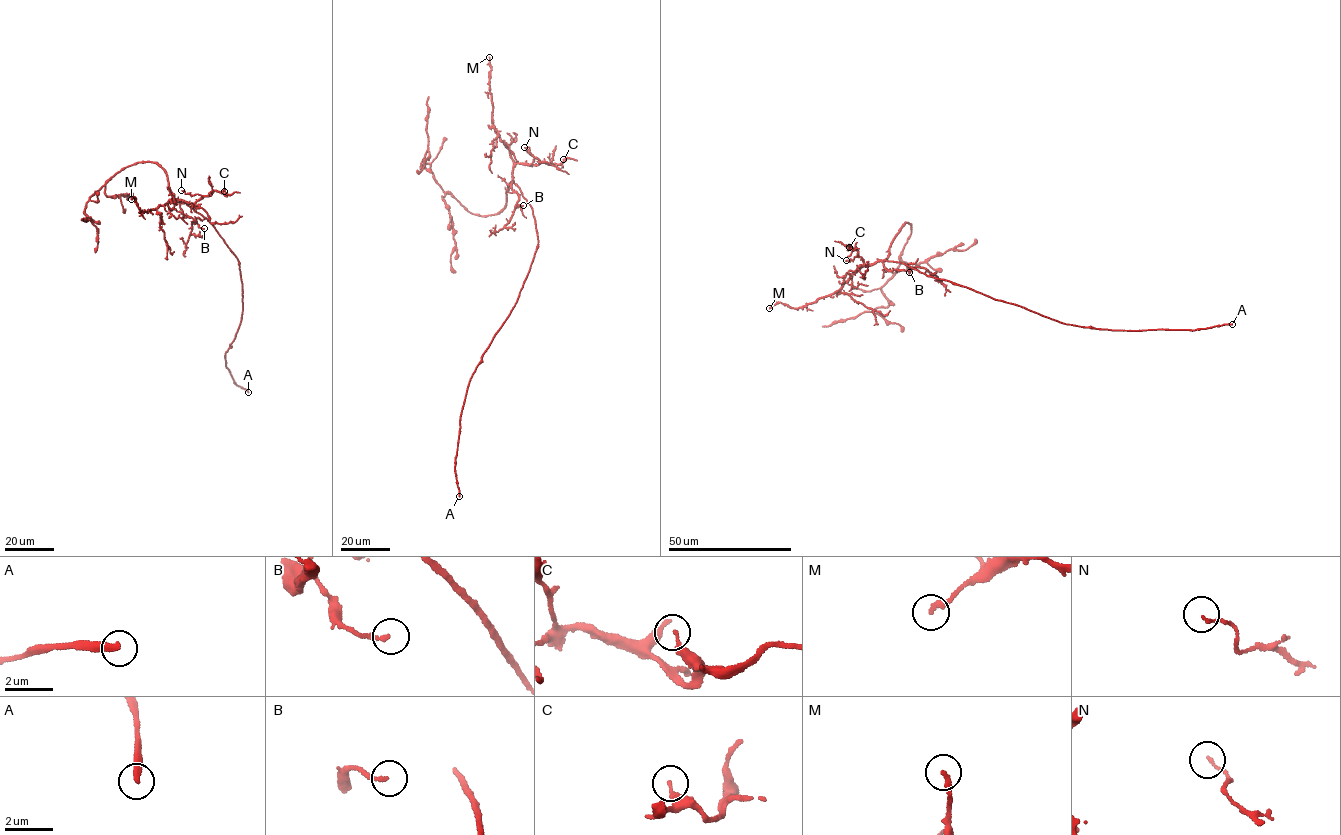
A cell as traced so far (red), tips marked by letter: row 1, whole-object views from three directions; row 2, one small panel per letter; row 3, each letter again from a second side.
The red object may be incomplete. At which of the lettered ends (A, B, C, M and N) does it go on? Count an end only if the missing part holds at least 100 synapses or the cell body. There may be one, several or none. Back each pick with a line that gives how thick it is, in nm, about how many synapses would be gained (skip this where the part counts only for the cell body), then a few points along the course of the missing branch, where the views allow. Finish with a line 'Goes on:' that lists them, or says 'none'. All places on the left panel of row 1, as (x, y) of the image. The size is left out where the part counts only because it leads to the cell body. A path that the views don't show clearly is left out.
A: calibre 320 nm; course (248, 392), (285, 441), (303, 451), (307, 450)
Goes on: A

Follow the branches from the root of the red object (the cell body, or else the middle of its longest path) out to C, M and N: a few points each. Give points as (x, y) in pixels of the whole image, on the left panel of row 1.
C: (226, 245), (203, 216), (177, 199), (194, 203), (214, 190), (225, 196), (224, 191)
M: (226, 245), (203, 216), (175, 198), (147, 211), (138, 207), (134, 197), (131, 199)
N: (226, 245), (203, 216), (177, 199), (194, 203), (202, 196), (181, 190)

